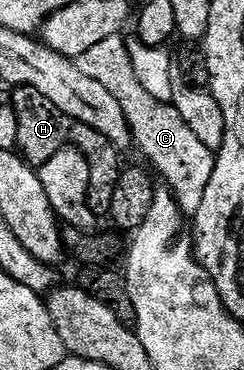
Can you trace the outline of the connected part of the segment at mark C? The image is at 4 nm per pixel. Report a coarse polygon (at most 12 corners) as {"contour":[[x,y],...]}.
{"contour":[[125,36],[75,62],[118,101],[133,144],[184,216],[206,197],[216,155],[176,107],[146,93]]}

